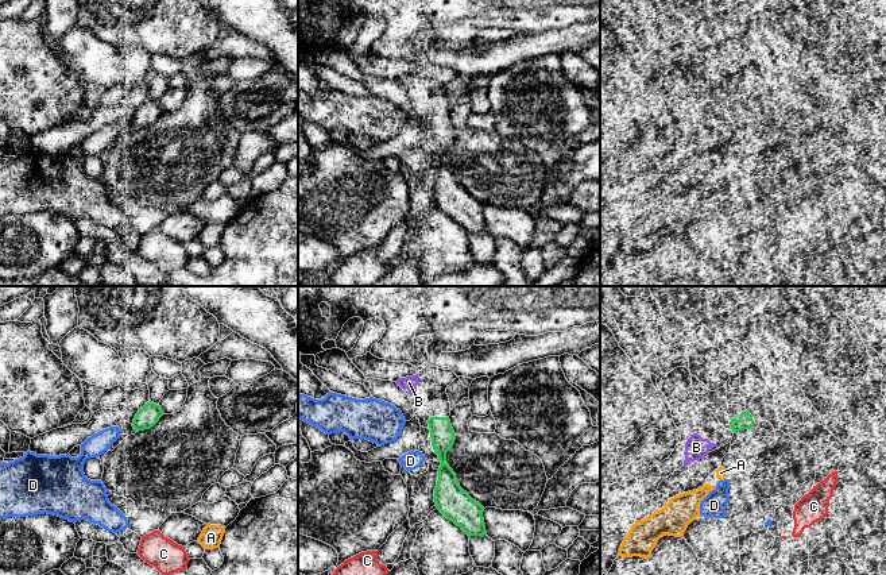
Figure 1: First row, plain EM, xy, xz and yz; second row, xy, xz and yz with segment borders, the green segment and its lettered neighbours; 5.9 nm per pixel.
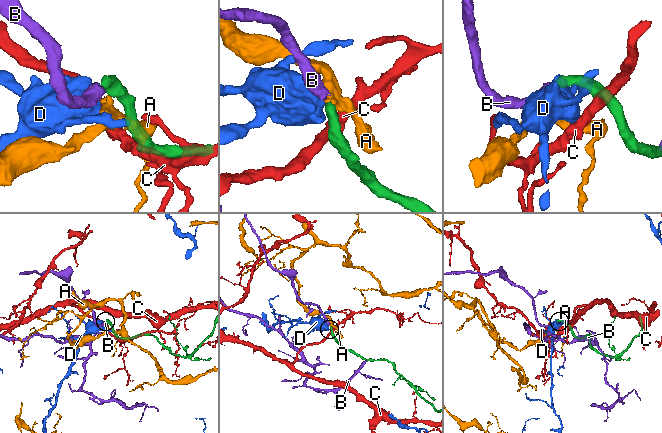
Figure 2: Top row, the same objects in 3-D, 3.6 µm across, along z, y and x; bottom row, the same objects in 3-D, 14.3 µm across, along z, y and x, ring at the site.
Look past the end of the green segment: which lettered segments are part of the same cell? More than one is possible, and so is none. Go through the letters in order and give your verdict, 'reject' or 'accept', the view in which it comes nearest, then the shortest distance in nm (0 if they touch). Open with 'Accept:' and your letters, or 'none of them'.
Accept: B
A: reject; nearest in yz; 220 nm apart
B: accept; nearest in yz; 130 nm apart
C: reject; nearest in xz; 440 nm apart
D: reject; nearest in xz; 70 nm apart

